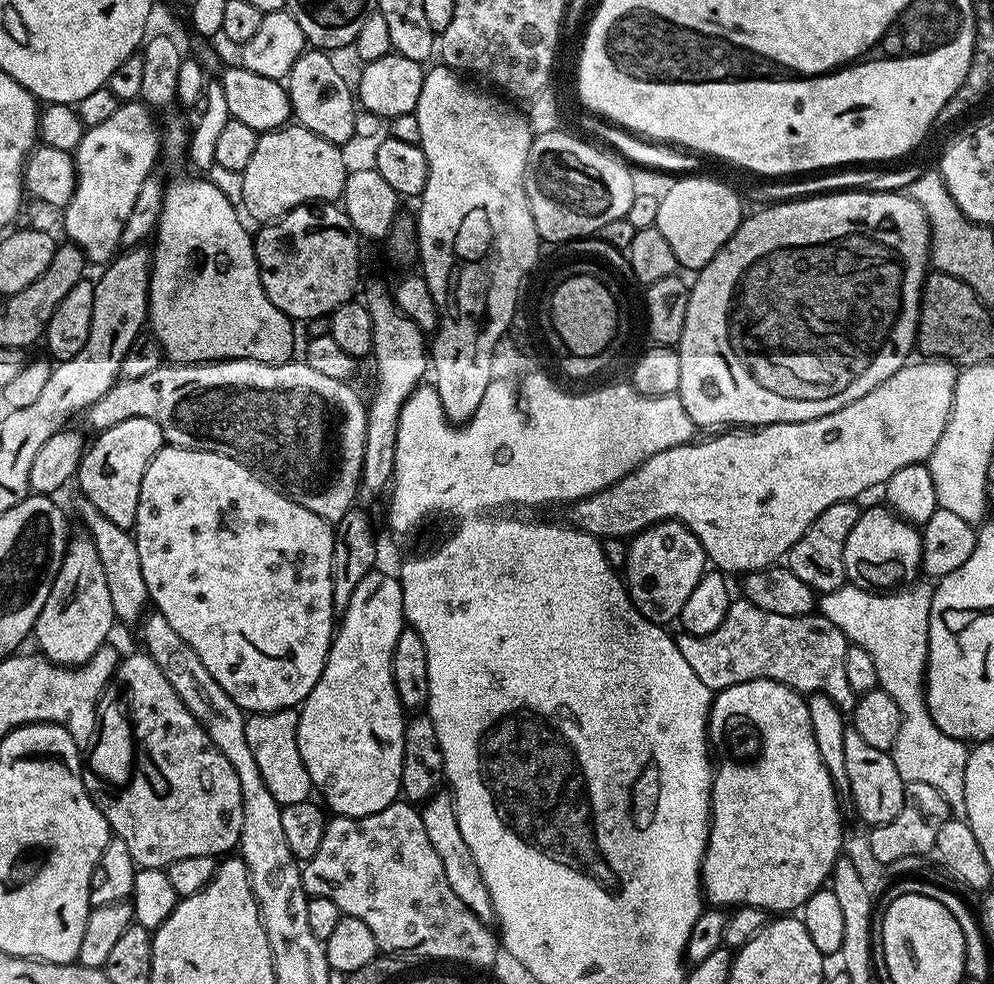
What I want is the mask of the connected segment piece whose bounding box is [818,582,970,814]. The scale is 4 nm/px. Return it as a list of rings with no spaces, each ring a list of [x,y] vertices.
[[[845,582],[838,590],[830,590],[819,597],[818,612],[842,630],[849,645],[866,650],[866,654],[874,658],[879,687],[890,694],[890,698],[898,702],[898,710],[902,710],[902,730],[898,730],[898,742],[894,742],[891,751],[900,777],[905,784],[926,782],[926,786],[934,786],[934,790],[946,798],[949,809],[960,814],[964,811],[966,762],[970,748],[965,741],[944,734],[930,716],[924,685],[928,670],[928,619],[932,588],[915,584],[899,590],[873,590]]]

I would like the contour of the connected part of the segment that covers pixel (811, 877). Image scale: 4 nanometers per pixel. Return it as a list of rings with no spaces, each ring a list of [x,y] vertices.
[[[751,680],[735,684],[729,688],[719,689],[712,701],[712,711],[708,713],[708,727],[720,728],[720,740],[732,744],[728,748],[729,760],[717,763],[712,778],[712,814],[708,826],[708,845],[704,851],[704,860],[700,864],[700,883],[707,903],[712,906],[754,906],[762,908],[769,914],[788,914],[799,909],[818,889],[825,887],[831,877],[832,866],[841,859],[840,847],[844,844],[844,824],[840,821],[840,804],[836,788],[832,785],[830,774],[818,752],[818,742],[810,726],[808,701],[801,693],[794,691],[786,684],[773,680]]]

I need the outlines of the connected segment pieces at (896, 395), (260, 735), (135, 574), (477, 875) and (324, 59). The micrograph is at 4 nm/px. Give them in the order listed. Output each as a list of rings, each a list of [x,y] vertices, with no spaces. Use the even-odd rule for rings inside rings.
[[[920,358],[917,364],[915,362],[905,364],[897,372],[890,374],[890,378],[886,378],[886,382],[874,386],[874,390],[870,390],[870,394],[862,394],[862,398],[842,406],[842,410],[834,410],[834,414],[826,414],[822,418],[814,418],[806,422],[794,422],[793,424],[766,424],[751,431],[754,432],[751,436],[716,436],[713,440],[702,441],[701,444],[689,442],[679,444],[676,448],[667,448],[650,458],[646,458],[633,472],[621,478],[617,484],[612,484],[600,492],[595,492],[592,496],[584,496],[575,501],[571,505],[571,527],[578,528],[581,532],[589,532],[591,536],[597,538],[605,538],[604,536],[631,538],[652,524],[664,520],[676,520],[685,524],[697,536],[707,559],[719,571],[725,574],[731,574],[731,572],[747,574],[756,572],[759,568],[771,568],[787,557],[788,551],[794,546],[794,542],[798,542],[798,538],[802,538],[802,534],[806,534],[810,522],[814,522],[814,518],[818,518],[818,514],[822,514],[822,510],[826,510],[826,506],[834,506],[834,502],[839,500],[856,500],[867,488],[879,489],[883,486],[890,478],[890,474],[894,474],[894,470],[902,470],[902,466],[923,464],[927,461],[928,457],[932,455],[934,446],[938,446],[938,438],[942,434],[942,430],[946,430],[946,422],[952,409],[957,375],[957,365],[950,360]]]
[[[283,708],[277,712],[257,712],[244,721],[246,742],[250,742],[254,762],[258,762],[258,770],[262,770],[262,782],[266,782],[266,790],[270,790],[282,806],[307,800],[314,792],[312,779],[302,762],[302,754],[298,754],[296,731],[300,715],[296,708]]]
[[[77,495],[76,512],[84,523],[83,531],[91,536],[98,550],[98,562],[102,562],[102,574],[106,574],[106,586],[110,589],[110,602],[115,619],[132,620],[145,611],[144,604],[149,603],[146,590],[146,578],[142,578],[142,558],[138,558],[136,537],[127,528],[114,526],[110,518],[90,502],[84,495]],[[144,608],[144,609],[143,609]]]
[[[438,790],[423,801],[419,814],[422,826],[426,826],[426,838],[430,838],[430,846],[434,846],[438,858],[442,858],[442,870],[446,870],[446,882],[450,882],[450,890],[454,890],[454,895],[461,900],[462,906],[466,906],[466,910],[473,912],[483,924],[491,925],[496,920],[496,911],[490,890],[486,890],[482,870],[478,870],[478,862],[474,862],[470,846],[466,846],[466,838],[462,838],[462,830],[456,821],[455,799],[447,791]]]
[[[306,50],[290,66],[286,77],[288,97],[292,103],[292,116],[301,128],[326,138],[326,142],[347,146],[356,132],[356,112],[358,100],[353,85],[336,69],[329,53],[324,50]]]

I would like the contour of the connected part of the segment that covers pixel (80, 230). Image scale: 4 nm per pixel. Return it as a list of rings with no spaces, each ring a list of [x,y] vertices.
[[[117,103],[114,114],[110,114],[110,118],[106,118],[106,122],[99,126],[87,129],[82,142],[78,142],[76,147],[76,189],[70,202],[62,210],[62,231],[64,230],[68,235],[65,237],[80,249],[89,265],[107,265],[117,255],[126,217],[130,215],[134,201],[142,191],[142,182],[146,182],[146,178],[157,167],[155,150],[144,148],[144,112],[146,113],[146,108],[143,103]]]

